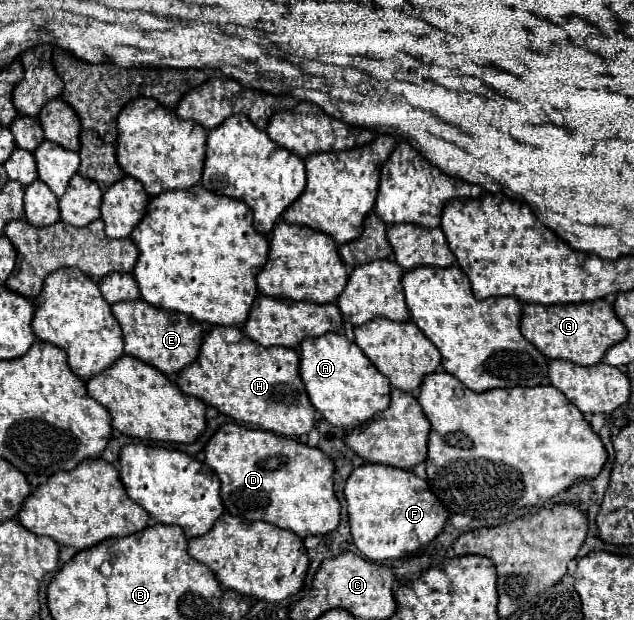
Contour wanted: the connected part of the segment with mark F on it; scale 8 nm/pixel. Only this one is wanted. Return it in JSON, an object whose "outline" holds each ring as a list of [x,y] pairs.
{"outline":[[[364,464],[352,470],[344,490],[350,514],[350,532],[354,544],[366,558],[384,562],[412,556],[442,534],[448,510],[430,490],[424,488],[422,492],[416,492],[416,488],[422,488],[424,484],[426,482],[422,482],[414,472],[384,464]]]}

